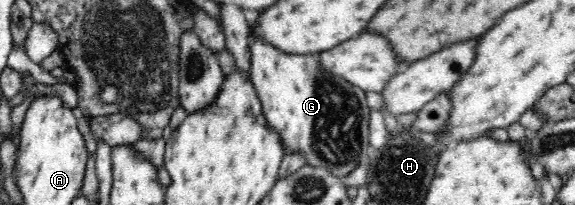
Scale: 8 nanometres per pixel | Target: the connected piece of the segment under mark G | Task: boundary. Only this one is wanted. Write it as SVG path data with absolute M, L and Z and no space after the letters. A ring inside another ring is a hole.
M253 31L250 33L251 73L250 79L262 104L262 114L266 122L278 132L285 151L301 153L305 165L325 167L335 177L345 178L358 165L368 160L370 111L365 92L348 84L346 80L320 65L320 54L308 56L288 55L266 44Z

